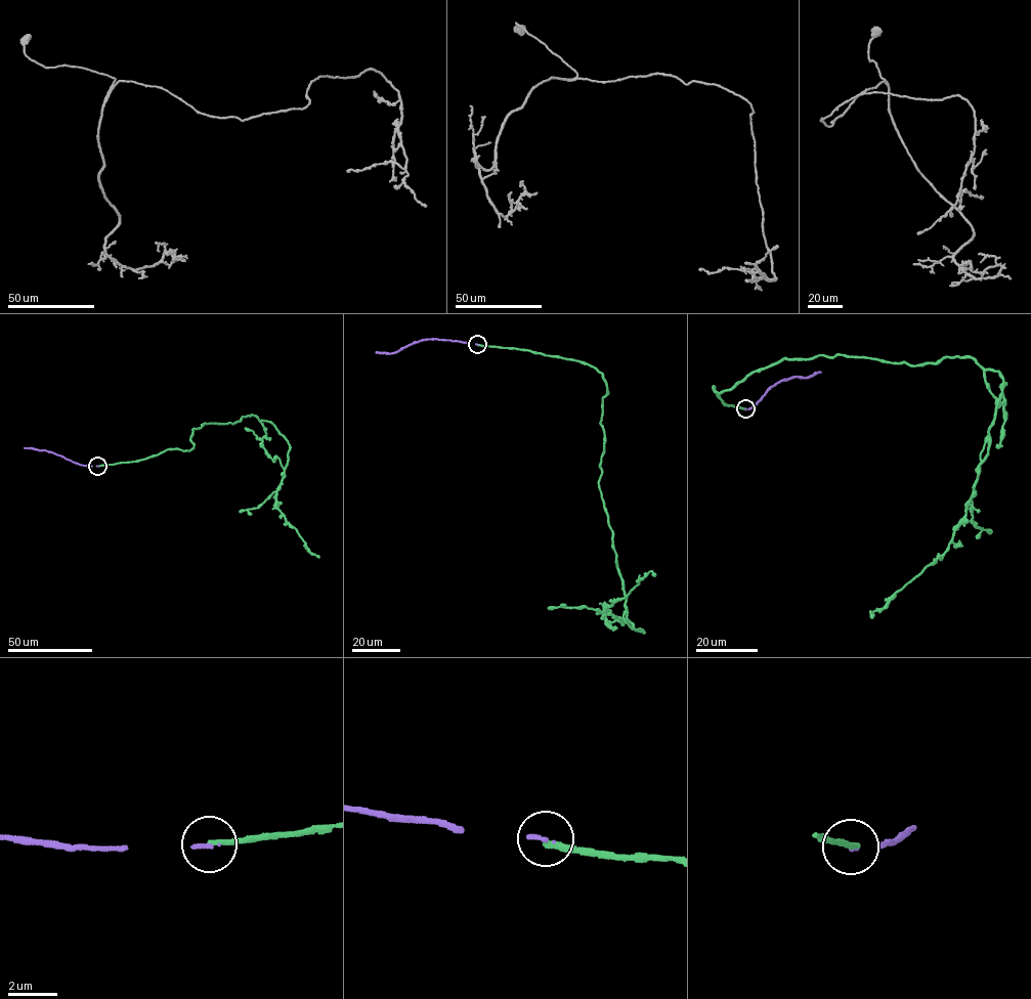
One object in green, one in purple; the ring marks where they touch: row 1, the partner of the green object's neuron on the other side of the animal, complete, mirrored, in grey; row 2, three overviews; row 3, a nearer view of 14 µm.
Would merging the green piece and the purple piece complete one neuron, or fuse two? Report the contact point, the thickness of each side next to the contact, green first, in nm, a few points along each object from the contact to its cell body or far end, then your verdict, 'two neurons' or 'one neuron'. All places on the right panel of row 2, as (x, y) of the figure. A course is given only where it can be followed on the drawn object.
(745, 408) | 240/150 nm | green via (745, 408), (712, 387), (730, 390), (782, 358), (958, 356), (999, 374), (963, 521), (871, 617) | purple via (745, 408), (756, 405), (771, 387), (782, 381), (820, 371) | two neurons

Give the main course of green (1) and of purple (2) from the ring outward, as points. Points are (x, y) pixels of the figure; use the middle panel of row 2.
1: (477, 344), (577, 360), (602, 375), (599, 487), (627, 617), (644, 633), (604, 608), (655, 574)
2: (477, 344), (424, 339), (393, 352), (376, 352)

